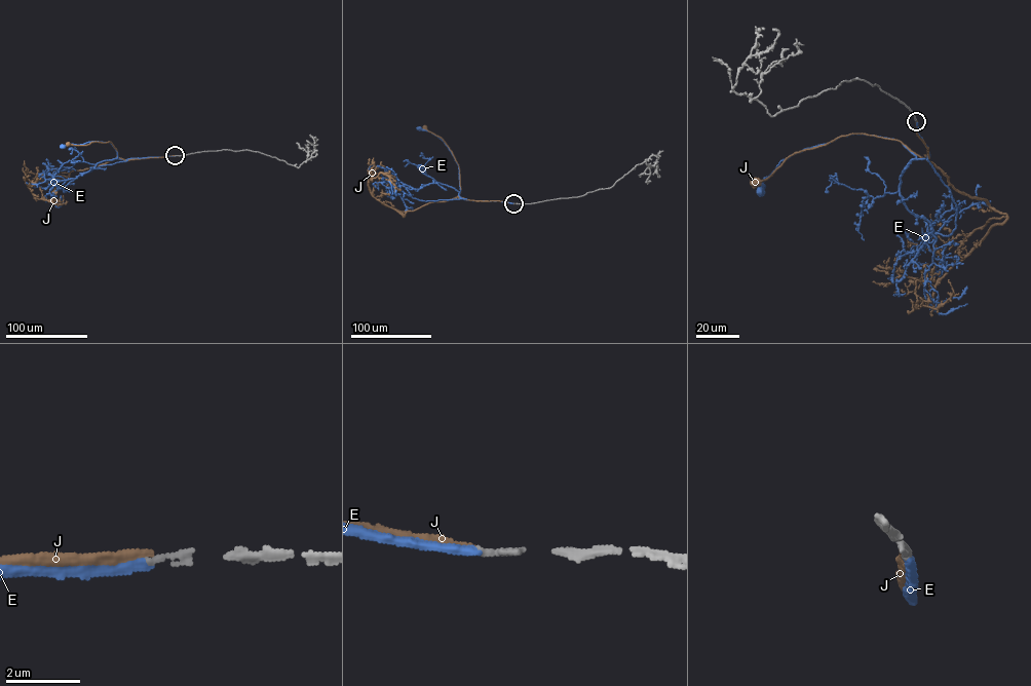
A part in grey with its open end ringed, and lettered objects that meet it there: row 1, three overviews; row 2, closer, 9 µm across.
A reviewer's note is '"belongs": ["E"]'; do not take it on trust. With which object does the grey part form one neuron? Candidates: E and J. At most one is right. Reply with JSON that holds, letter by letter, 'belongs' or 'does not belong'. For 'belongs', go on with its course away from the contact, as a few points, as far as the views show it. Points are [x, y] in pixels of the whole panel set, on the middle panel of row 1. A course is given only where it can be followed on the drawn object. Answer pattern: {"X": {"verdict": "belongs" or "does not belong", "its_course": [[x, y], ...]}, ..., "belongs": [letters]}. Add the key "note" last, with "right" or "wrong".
{"E": {"verdict": "belongs", "its_course": [[513, 203], [462, 198], [458, 194], [458, 165], [451, 152], [437, 136], [419, 127]]}, "J": {"verdict": "does not belong"}, "belongs": ["E"], "note": "right"}

